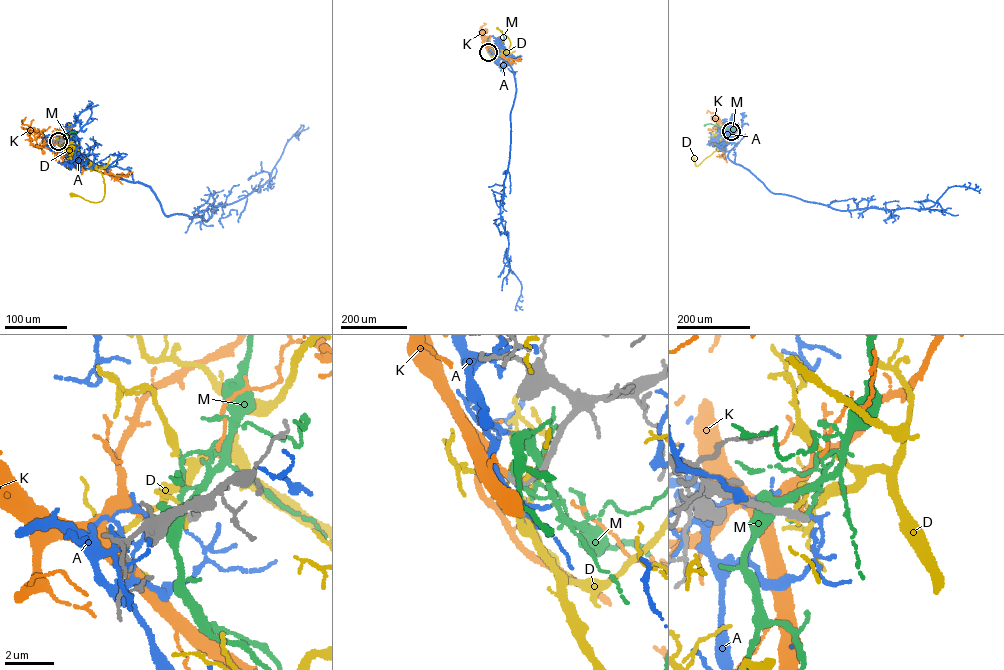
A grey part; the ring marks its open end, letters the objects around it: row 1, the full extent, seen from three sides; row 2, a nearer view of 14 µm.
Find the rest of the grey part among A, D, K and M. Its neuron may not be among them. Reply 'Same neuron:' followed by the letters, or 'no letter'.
Same neuron: K

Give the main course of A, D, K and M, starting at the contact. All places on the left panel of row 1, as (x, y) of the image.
A: (58, 141), (73, 132), (80, 153), (148, 185), (166, 215), (206, 221), (265, 184), (308, 127)
D: (58, 141), (95, 165), (103, 179), (105, 191), (100, 201), (89, 201), (71, 195)
K: (57, 141), (37, 138), (37, 144), (43, 151)
M: (58, 141), (65, 130), (76, 133), (71, 132), (65, 136)

